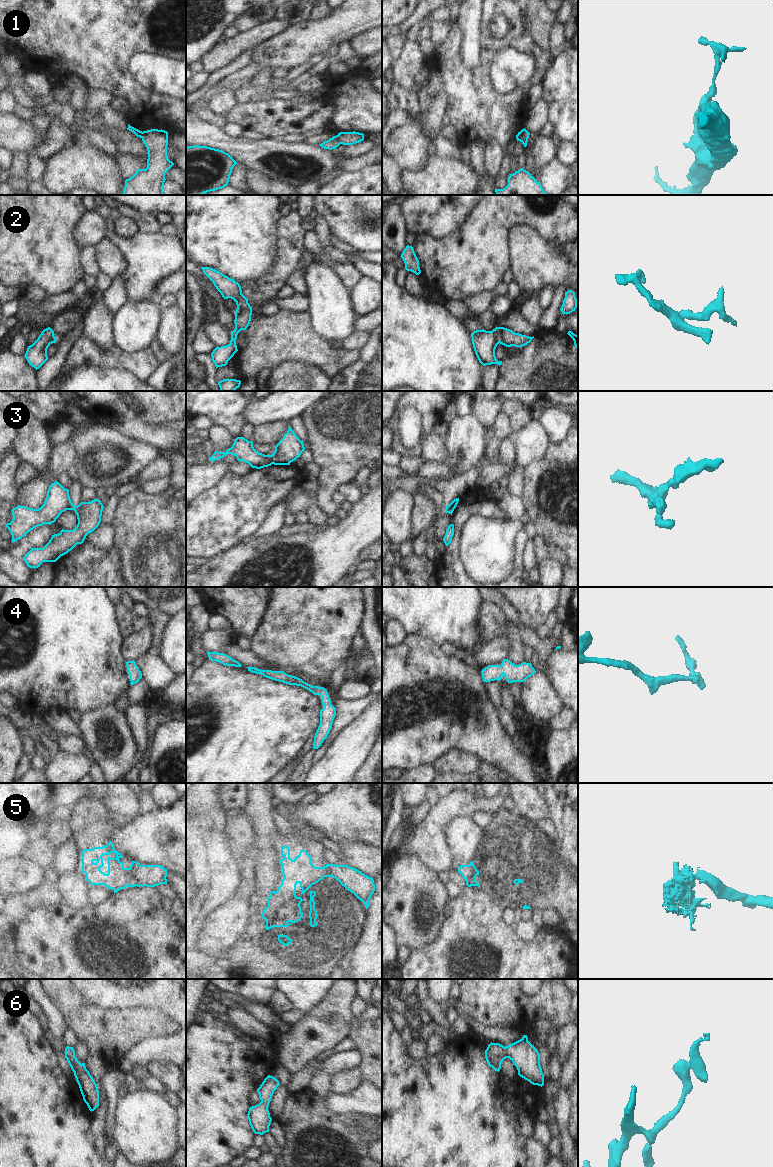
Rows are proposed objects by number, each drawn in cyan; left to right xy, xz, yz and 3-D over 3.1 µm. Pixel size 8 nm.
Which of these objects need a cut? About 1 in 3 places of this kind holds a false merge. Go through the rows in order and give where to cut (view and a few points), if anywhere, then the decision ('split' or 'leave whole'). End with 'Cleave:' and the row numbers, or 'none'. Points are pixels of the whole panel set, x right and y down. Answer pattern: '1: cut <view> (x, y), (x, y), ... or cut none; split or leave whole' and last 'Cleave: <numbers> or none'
1: cut xz (336, 135), (341, 143); split
2: cut none; leave whole
3: cut xz (270, 455), (273, 463); split
4: cut none; leave whole
5: cut xy (138, 864), (134, 870), (134, 877), (141, 885); split
6: cut none; leave whole
Cleave: 1, 3, 5

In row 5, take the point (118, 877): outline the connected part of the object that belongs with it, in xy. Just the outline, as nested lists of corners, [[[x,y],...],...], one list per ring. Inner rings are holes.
[[[109,841],[106,846],[84,849],[82,851],[82,872],[86,874],[86,880],[91,885],[105,885],[108,889],[113,889],[117,893],[121,889],[128,887],[140,887],[140,882],[134,876],[134,870],[140,865],[132,861],[129,868],[124,867],[120,862],[122,854],[115,850],[113,843]],[[115,853],[116,857],[108,857],[108,873],[100,870],[104,866],[103,855]]]

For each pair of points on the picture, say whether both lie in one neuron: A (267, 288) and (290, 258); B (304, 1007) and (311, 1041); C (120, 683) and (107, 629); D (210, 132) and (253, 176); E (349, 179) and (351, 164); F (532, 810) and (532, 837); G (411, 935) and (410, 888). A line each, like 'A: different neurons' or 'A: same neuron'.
A: same neuron
B: different neurons
C: same neuron
D: different neurons
E: different neurons
F: different neurons
G: same neuron

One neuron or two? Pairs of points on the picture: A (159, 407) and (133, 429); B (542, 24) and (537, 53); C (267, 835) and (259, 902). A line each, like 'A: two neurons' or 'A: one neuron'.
A: two neurons
B: one neuron
C: two neurons

